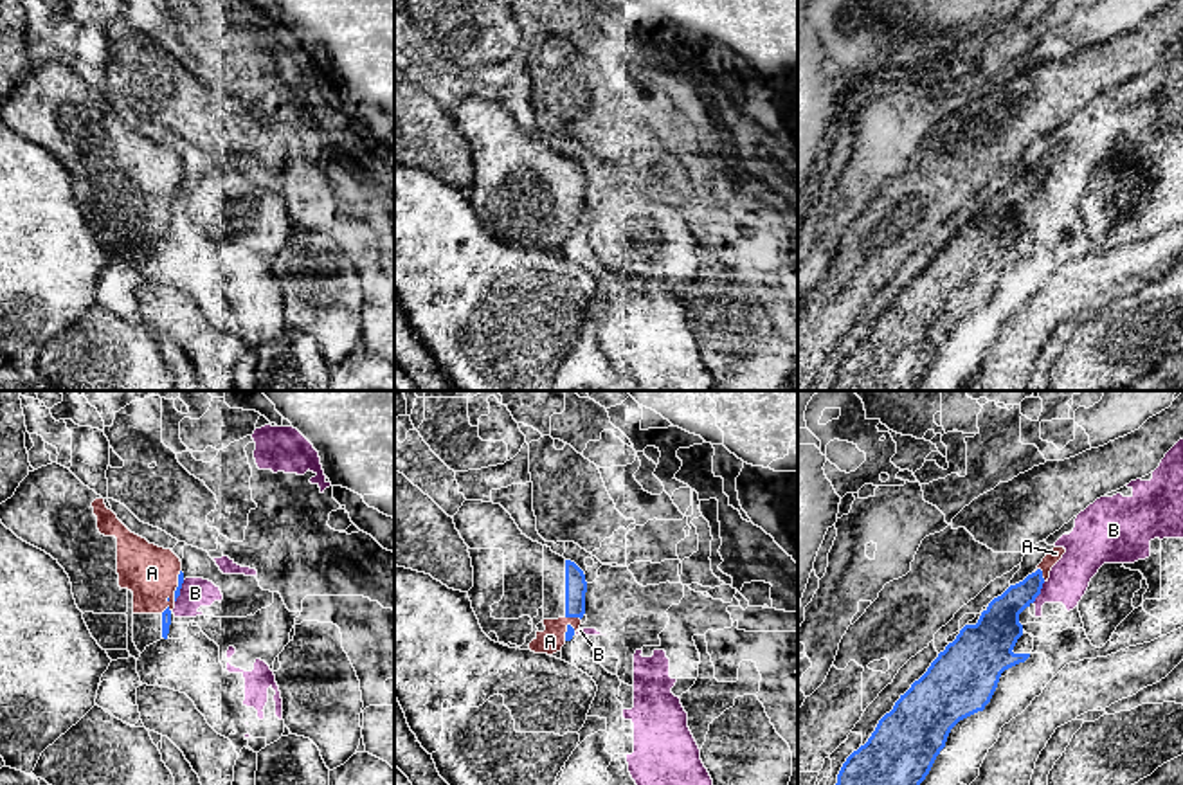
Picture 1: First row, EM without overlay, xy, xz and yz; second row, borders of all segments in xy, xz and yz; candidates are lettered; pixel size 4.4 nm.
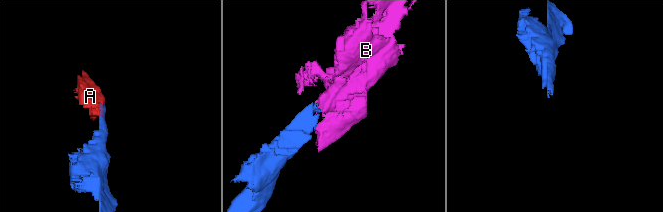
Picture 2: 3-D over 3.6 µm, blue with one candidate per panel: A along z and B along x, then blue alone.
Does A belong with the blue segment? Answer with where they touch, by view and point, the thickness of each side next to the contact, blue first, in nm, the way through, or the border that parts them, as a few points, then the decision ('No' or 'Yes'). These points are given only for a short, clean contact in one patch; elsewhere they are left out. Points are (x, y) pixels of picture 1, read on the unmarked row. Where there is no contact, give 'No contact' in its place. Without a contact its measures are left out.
Touches blue at yz (1041, 171). Thickness 150 nm (blue) against 60 nm. Yes

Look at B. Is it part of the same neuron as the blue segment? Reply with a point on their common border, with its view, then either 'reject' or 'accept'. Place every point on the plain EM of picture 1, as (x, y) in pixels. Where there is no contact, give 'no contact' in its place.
meets blue in yz at (1039, 189); reject

